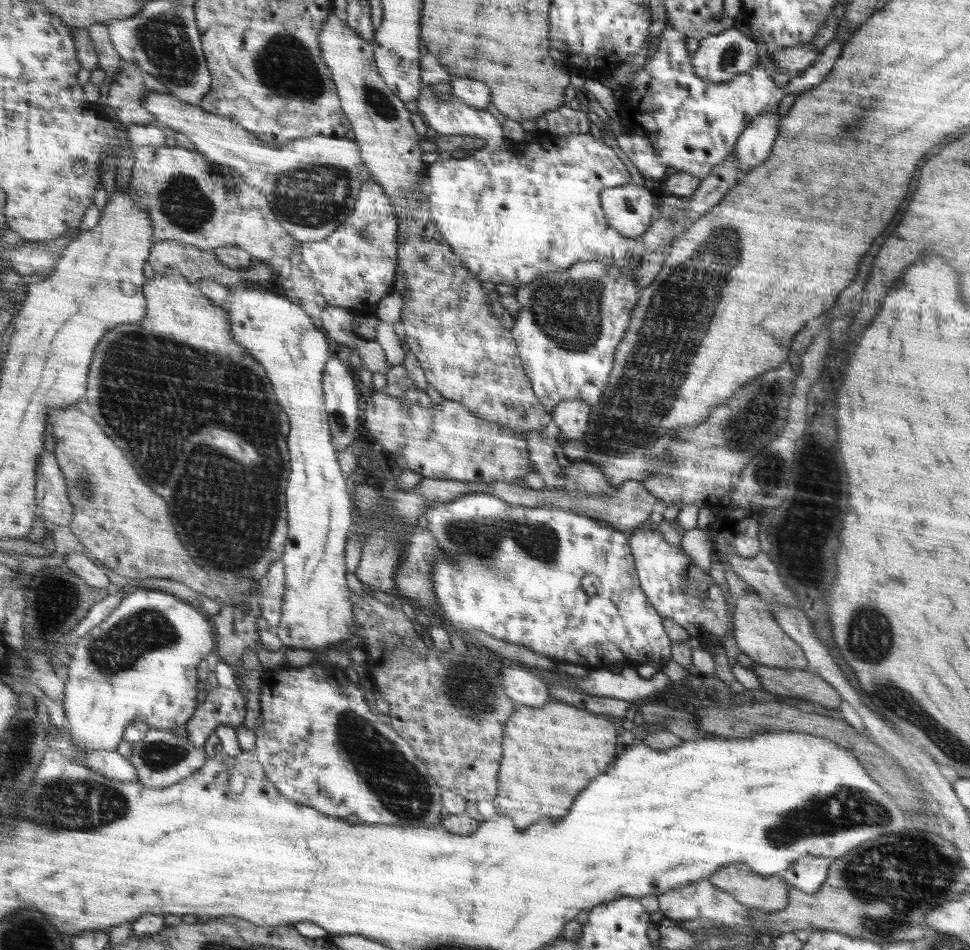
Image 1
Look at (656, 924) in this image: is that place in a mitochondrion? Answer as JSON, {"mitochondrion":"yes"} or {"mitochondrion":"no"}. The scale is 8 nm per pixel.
{"mitochondrion":"no"}

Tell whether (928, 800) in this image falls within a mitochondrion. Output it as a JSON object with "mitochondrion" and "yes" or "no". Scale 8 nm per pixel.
{"mitochondrion":"no"}

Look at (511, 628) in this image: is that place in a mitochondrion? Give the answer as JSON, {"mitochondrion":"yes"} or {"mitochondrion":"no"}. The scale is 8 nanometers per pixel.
{"mitochondrion":"no"}

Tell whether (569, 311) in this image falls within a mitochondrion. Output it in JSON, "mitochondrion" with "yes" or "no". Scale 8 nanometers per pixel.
{"mitochondrion":"yes"}

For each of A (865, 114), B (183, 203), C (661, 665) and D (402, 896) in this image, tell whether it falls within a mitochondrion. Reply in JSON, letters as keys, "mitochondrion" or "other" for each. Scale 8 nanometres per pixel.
{"A":"mitochondrion","B":"mitochondrion","C":"other","D":"other"}

